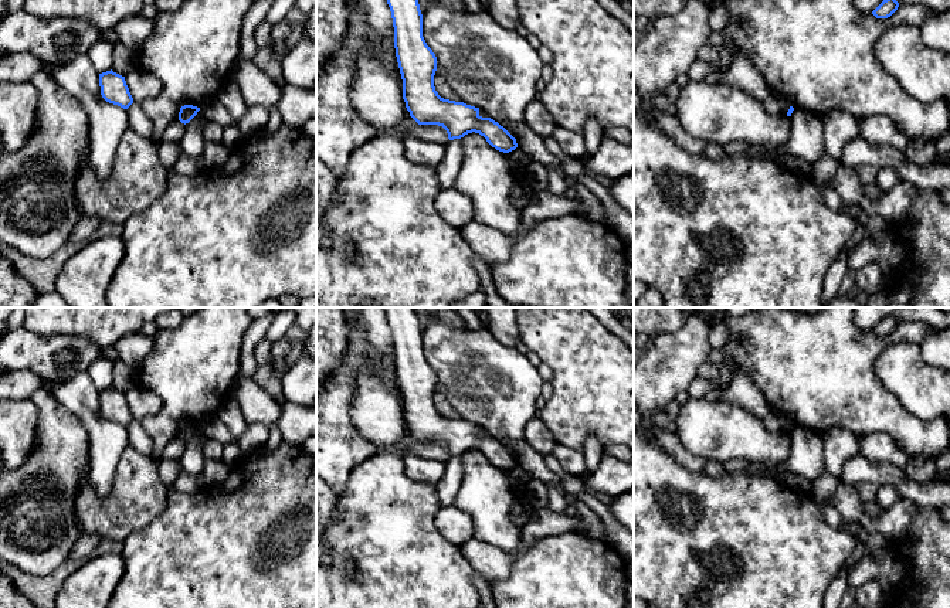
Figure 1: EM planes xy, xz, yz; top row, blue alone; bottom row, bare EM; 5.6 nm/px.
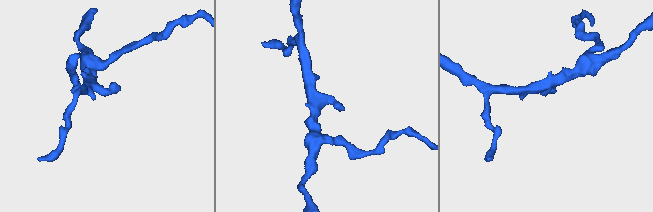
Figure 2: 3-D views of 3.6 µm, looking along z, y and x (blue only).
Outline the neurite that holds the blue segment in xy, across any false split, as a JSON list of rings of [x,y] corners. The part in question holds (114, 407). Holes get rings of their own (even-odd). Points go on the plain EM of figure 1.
[[[111,388],[99,391],[99,404],[102,415],[113,422],[128,427],[133,415],[126,402],[125,394]]]

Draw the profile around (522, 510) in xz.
[[[523,499],[513,503],[510,509],[512,519],[518,524],[525,524],[535,514],[535,512],[535,507]]]

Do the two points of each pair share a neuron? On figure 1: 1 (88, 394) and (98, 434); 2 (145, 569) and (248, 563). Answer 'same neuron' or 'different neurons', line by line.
1: same neuron
2: same neuron

